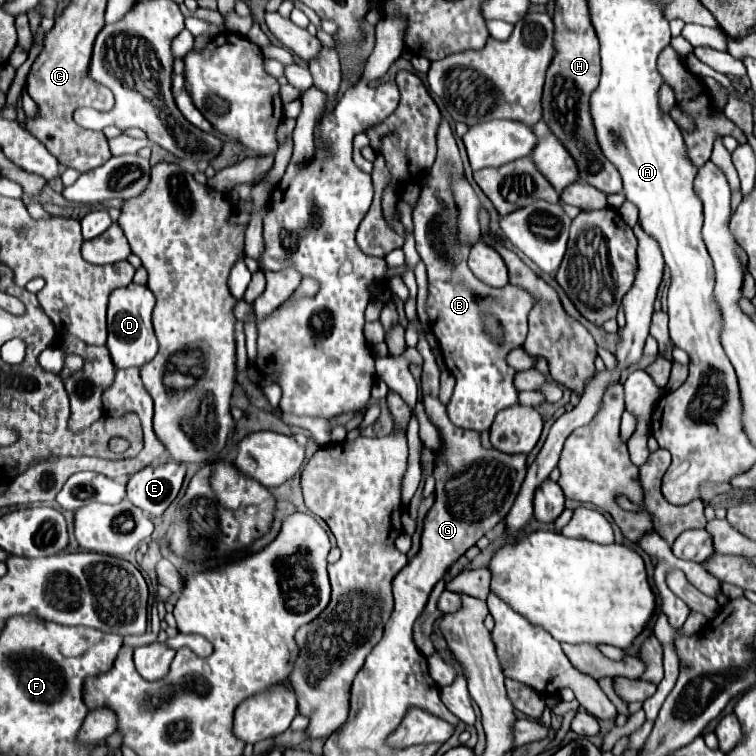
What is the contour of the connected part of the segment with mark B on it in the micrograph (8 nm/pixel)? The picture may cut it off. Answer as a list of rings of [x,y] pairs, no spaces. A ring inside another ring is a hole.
[[[442,119],[438,129],[438,157],[430,171],[430,181],[422,189],[414,217],[416,251],[428,269],[426,313],[430,327],[438,339],[444,363],[456,377],[454,395],[448,403],[448,417],[456,427],[488,431],[496,413],[518,403],[514,387],[514,369],[506,365],[506,355],[514,347],[522,347],[526,339],[526,317],[534,305],[534,297],[520,287],[490,287],[476,279],[466,265],[470,247],[456,239],[456,205],[450,191],[450,179],[464,175],[454,133]],[[482,313],[492,313],[504,327],[504,345],[496,345],[482,325]]]

